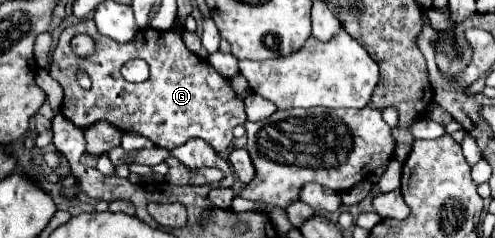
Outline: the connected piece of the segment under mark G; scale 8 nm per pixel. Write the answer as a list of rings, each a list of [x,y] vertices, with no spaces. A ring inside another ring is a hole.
[[[82,19],[62,31],[48,73],[64,87],[60,111],[74,125],[86,129],[92,123],[106,119],[120,131],[140,133],[164,149],[174,149],[192,137],[200,137],[210,143],[216,153],[222,153],[234,139],[234,127],[246,121],[244,103],[232,91],[230,81],[220,77],[204,59],[192,55],[182,43],[178,31],[142,29],[136,41],[118,45],[110,37],[98,33],[94,19]],[[78,33],[94,37],[94,55],[82,59],[72,53],[70,39]],[[130,59],[144,59],[150,65],[150,77],[144,83],[128,83],[120,75],[120,67]],[[78,73],[90,77],[90,91],[84,91],[78,85]]]

